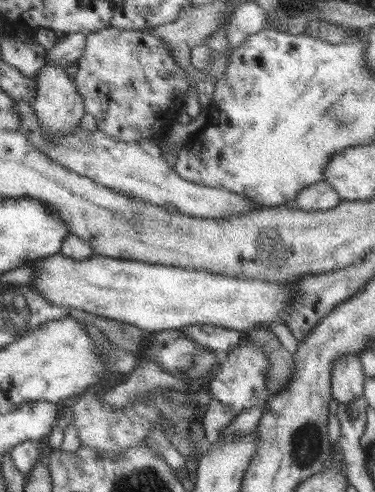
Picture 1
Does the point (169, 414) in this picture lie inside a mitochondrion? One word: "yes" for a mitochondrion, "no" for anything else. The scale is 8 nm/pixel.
yes

